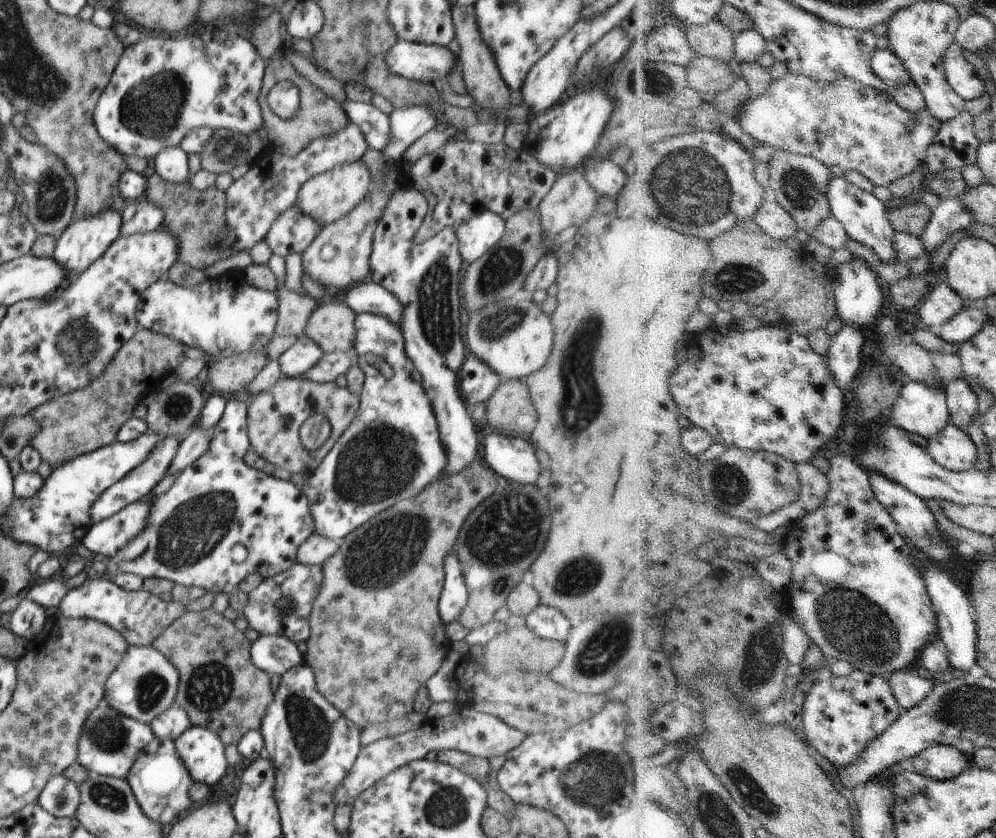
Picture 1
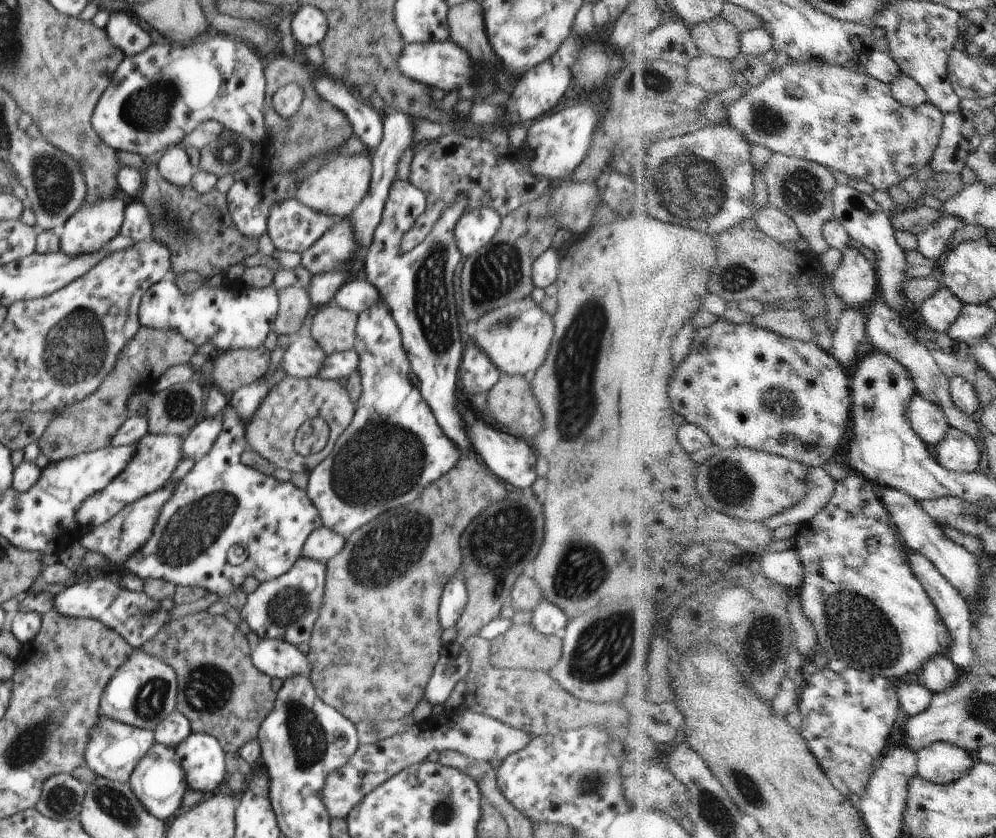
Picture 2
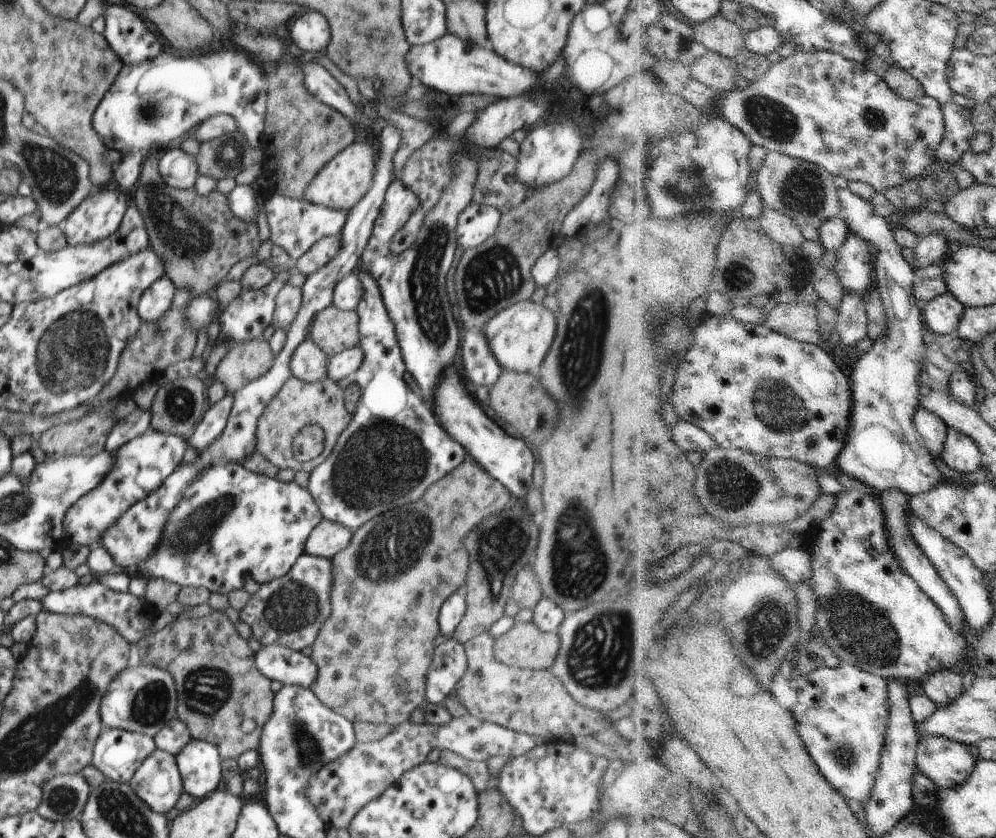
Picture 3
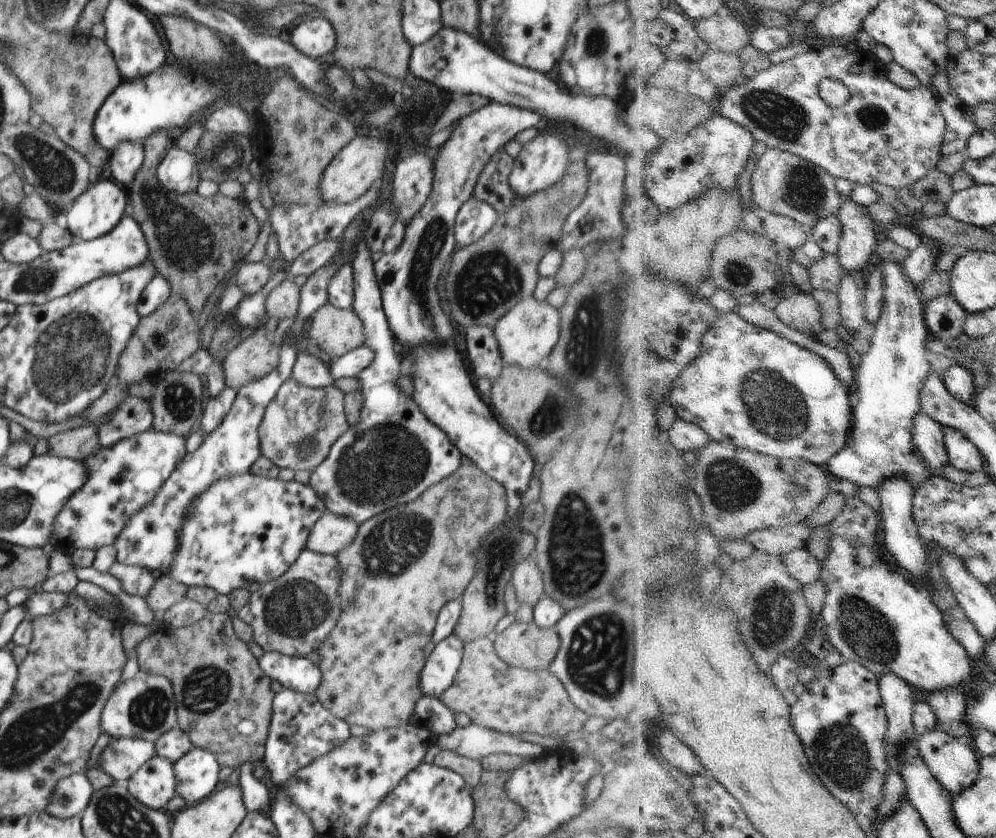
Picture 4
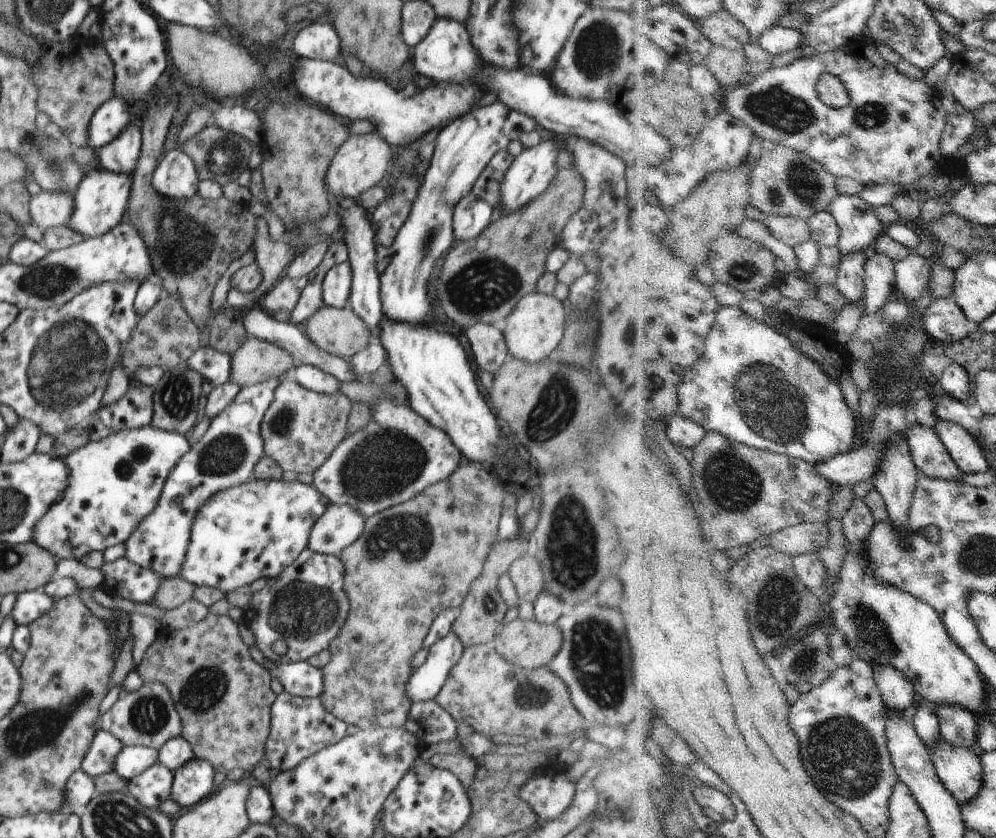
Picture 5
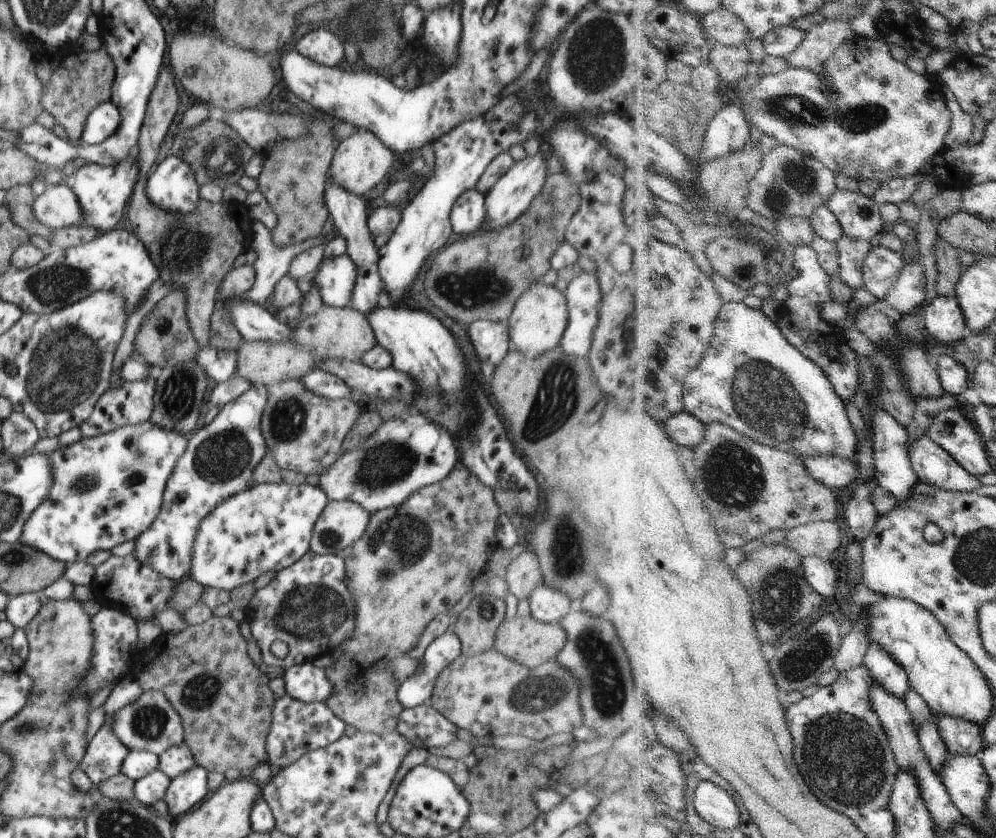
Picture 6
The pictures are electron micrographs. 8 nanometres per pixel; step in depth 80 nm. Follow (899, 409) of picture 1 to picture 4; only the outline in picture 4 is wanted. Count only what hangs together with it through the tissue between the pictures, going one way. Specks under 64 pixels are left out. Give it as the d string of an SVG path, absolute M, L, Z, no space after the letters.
M928 413L917 415L913 428L916 446L919 446L924 462L933 474L942 474L938 470L952 465L945 439L944 425Z

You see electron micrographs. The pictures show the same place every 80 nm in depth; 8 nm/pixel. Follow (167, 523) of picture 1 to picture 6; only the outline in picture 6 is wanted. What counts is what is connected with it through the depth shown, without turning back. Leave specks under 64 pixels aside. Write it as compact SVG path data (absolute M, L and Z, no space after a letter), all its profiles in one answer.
M284 481L259 485L253 483L250 488L222 502L208 517L202 519L191 552L189 578L199 582L202 587L230 592L237 586L253 583L265 572L278 572L292 566L309 551L315 522L329 501L327 494L319 486L315 487L308 482L298 485Z

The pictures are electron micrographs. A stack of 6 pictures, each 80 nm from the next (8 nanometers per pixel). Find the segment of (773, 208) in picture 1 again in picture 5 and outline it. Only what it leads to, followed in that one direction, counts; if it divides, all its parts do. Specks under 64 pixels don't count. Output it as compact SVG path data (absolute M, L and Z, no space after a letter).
M771 215L768 216L767 225L775 237L794 248L802 243L814 240L813 227L810 226L809 221L801 218Z

